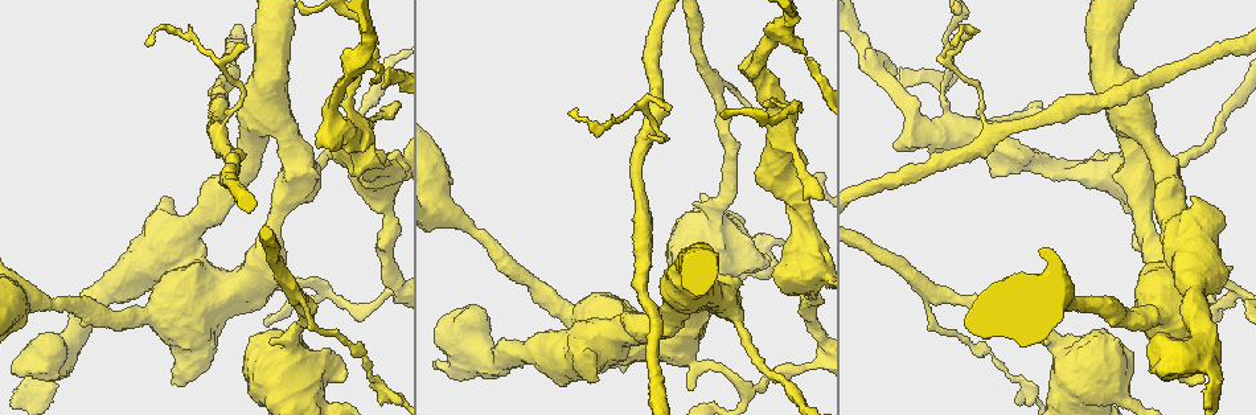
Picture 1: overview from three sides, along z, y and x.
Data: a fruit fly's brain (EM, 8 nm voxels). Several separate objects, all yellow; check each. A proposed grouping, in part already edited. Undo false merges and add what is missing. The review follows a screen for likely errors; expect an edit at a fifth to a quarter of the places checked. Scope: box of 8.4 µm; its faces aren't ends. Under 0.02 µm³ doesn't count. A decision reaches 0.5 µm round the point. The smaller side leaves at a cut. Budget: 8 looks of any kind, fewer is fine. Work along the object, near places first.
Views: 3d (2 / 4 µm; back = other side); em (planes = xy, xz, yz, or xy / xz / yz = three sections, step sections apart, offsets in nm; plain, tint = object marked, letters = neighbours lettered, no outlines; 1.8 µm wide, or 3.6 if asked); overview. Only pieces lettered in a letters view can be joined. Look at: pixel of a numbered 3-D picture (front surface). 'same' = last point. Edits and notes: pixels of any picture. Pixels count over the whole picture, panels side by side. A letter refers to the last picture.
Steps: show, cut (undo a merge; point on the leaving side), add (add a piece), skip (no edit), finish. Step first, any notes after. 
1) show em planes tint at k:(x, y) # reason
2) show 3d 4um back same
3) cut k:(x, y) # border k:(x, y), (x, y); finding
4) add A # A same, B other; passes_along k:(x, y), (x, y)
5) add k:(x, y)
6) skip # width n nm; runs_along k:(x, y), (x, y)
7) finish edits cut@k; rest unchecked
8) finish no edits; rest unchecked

show 3d 4um at 1:(174, 240) # abrupt turn

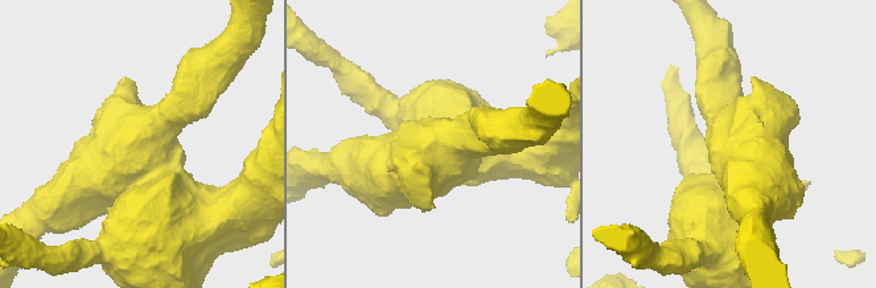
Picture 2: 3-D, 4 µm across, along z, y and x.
show em xz step 16 letters at 2:(436, 156)

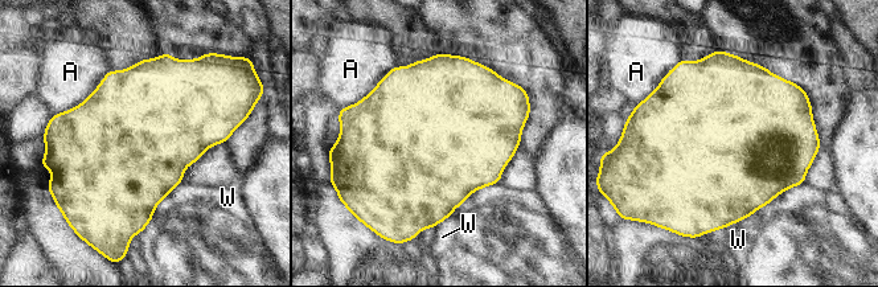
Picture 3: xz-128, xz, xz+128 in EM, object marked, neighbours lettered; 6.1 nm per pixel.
skip # longest_contact W 500 nm; A other, W other; one neuron here

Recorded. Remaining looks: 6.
show em 3.6um xy step 16 tint at 1:(683, 355) # calibre changes

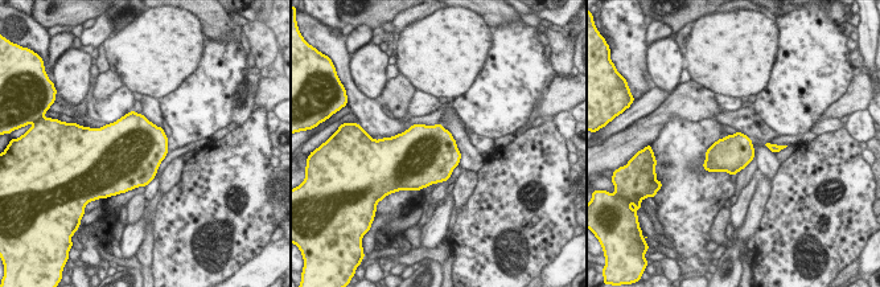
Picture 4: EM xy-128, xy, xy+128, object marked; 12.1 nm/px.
show em 3.6um planes letters same # cut it another way

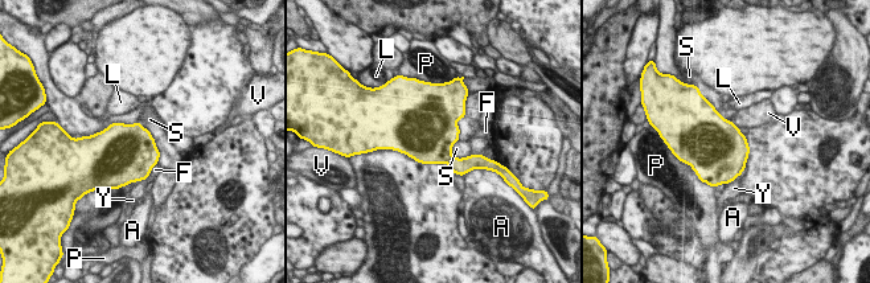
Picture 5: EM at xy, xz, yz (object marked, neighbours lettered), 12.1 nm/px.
cut 5:(463, 165) # width 650 nm; A other, F other, L other, P other, S other, V other, Y other; border 5:(451, 156), (447, 161); two neurons meet here

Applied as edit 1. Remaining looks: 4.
finish edits cut@5; rest unchecked

